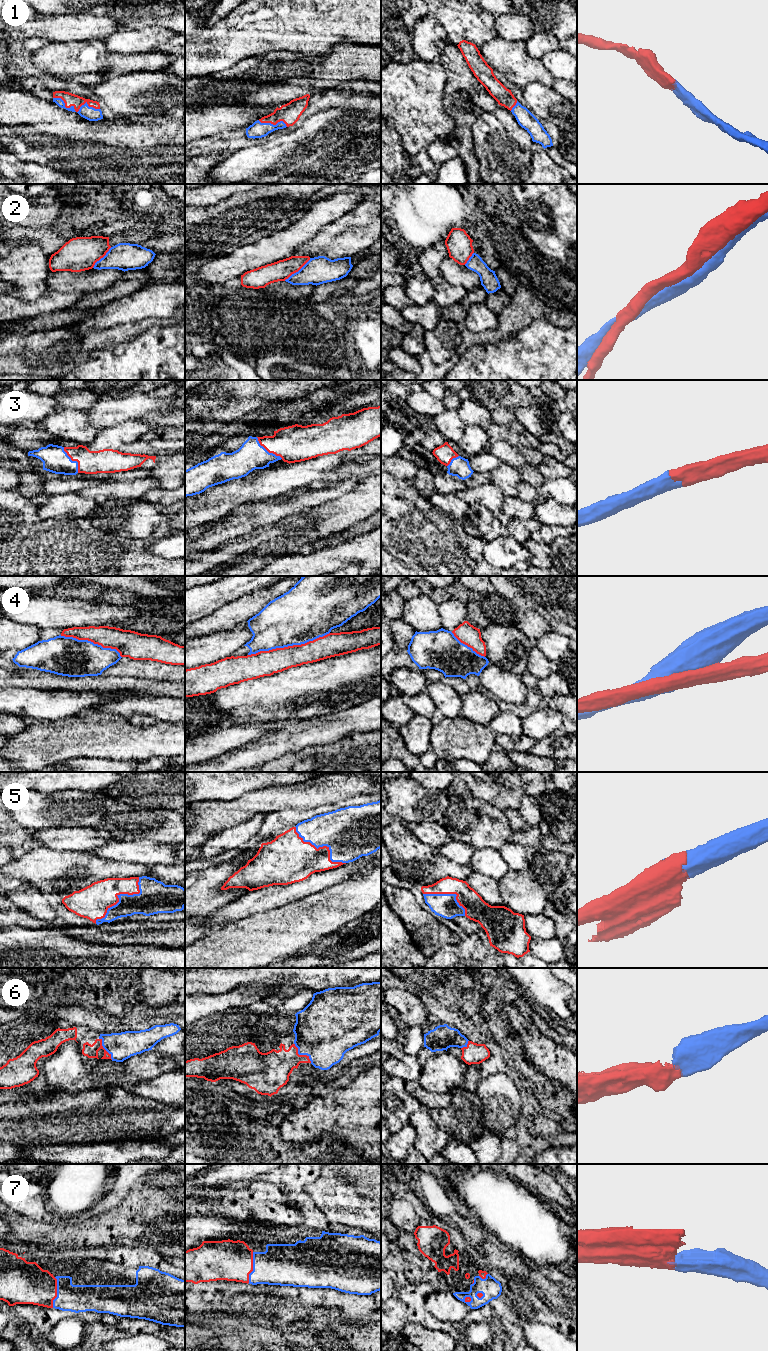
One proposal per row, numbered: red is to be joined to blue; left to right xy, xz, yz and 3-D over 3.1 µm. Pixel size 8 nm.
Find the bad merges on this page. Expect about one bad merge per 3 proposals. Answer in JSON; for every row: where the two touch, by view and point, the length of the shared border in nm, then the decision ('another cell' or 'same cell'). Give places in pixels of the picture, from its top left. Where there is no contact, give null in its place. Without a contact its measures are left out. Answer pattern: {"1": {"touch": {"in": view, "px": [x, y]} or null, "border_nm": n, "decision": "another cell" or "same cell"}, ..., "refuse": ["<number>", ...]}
{"1": {"touch": {"in": "xy", "px": [74, 110]}, "border_nm": 380, "decision": "same cell"}, "2": {"touch": {"in": "xz", "px": [298, 271]}, "border_nm": 280, "decision": "another cell"}, "3": {"touch": {"in": "xy", "px": [73, 461]}, "border_nm": 240, "decision": "same cell"}, "4": {"touch": {"in": "xz", "px": [288, 645]}, "border_nm": 700, "decision": "another cell"}, "5": {"touch": {"in": "xy", "px": [119, 895]}, "border_nm": 500, "decision": "same cell"}, "6": {"touch": {"in": "xz", "px": [301, 1054]}, "border_nm": 220, "decision": "same cell"}, "7": {"touch": {"in": "xy", "px": [57, 1292]}, "border_nm": 240, "decision": "same cell"}, "refuse": ["2", "4"]}

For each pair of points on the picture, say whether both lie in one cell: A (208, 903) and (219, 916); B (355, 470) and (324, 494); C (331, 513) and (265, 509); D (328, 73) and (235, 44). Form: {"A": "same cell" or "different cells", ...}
{"A": "different cells", "B": "different cells", "C": "different cells", "D": "different cells"}

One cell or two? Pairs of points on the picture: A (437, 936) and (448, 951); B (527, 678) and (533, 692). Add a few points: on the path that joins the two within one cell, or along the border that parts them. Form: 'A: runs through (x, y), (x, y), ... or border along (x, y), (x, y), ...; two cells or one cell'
A: border along (460, 937), (456, 944), (445, 944), (428, 957); two cells
B: runs through (530, 681), (532, 689); one cell

